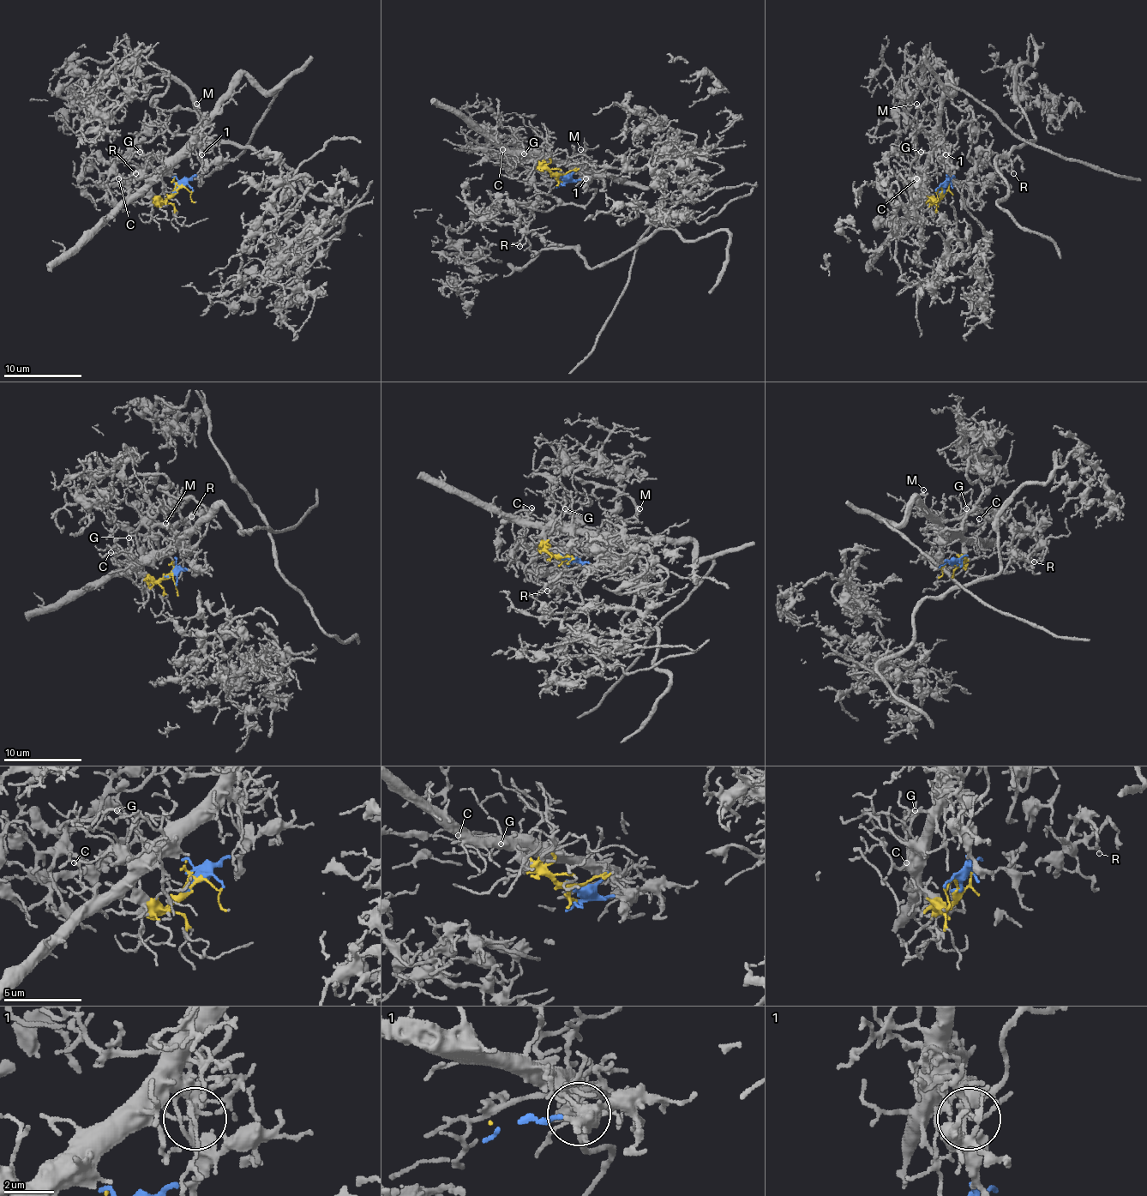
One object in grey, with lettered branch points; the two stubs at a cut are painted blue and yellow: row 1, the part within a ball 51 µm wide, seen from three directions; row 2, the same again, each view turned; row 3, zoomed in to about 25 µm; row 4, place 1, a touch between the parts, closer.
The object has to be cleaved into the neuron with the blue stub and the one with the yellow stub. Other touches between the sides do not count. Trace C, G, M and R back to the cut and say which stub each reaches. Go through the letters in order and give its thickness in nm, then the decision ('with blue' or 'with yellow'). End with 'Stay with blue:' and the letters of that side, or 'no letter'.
C: 90 nm thick; with yellow
G: 120 nm thick; with yellow
M: 200 nm thick; with yellow
R: 160 nm thick; with blue
Stay with blue: R

